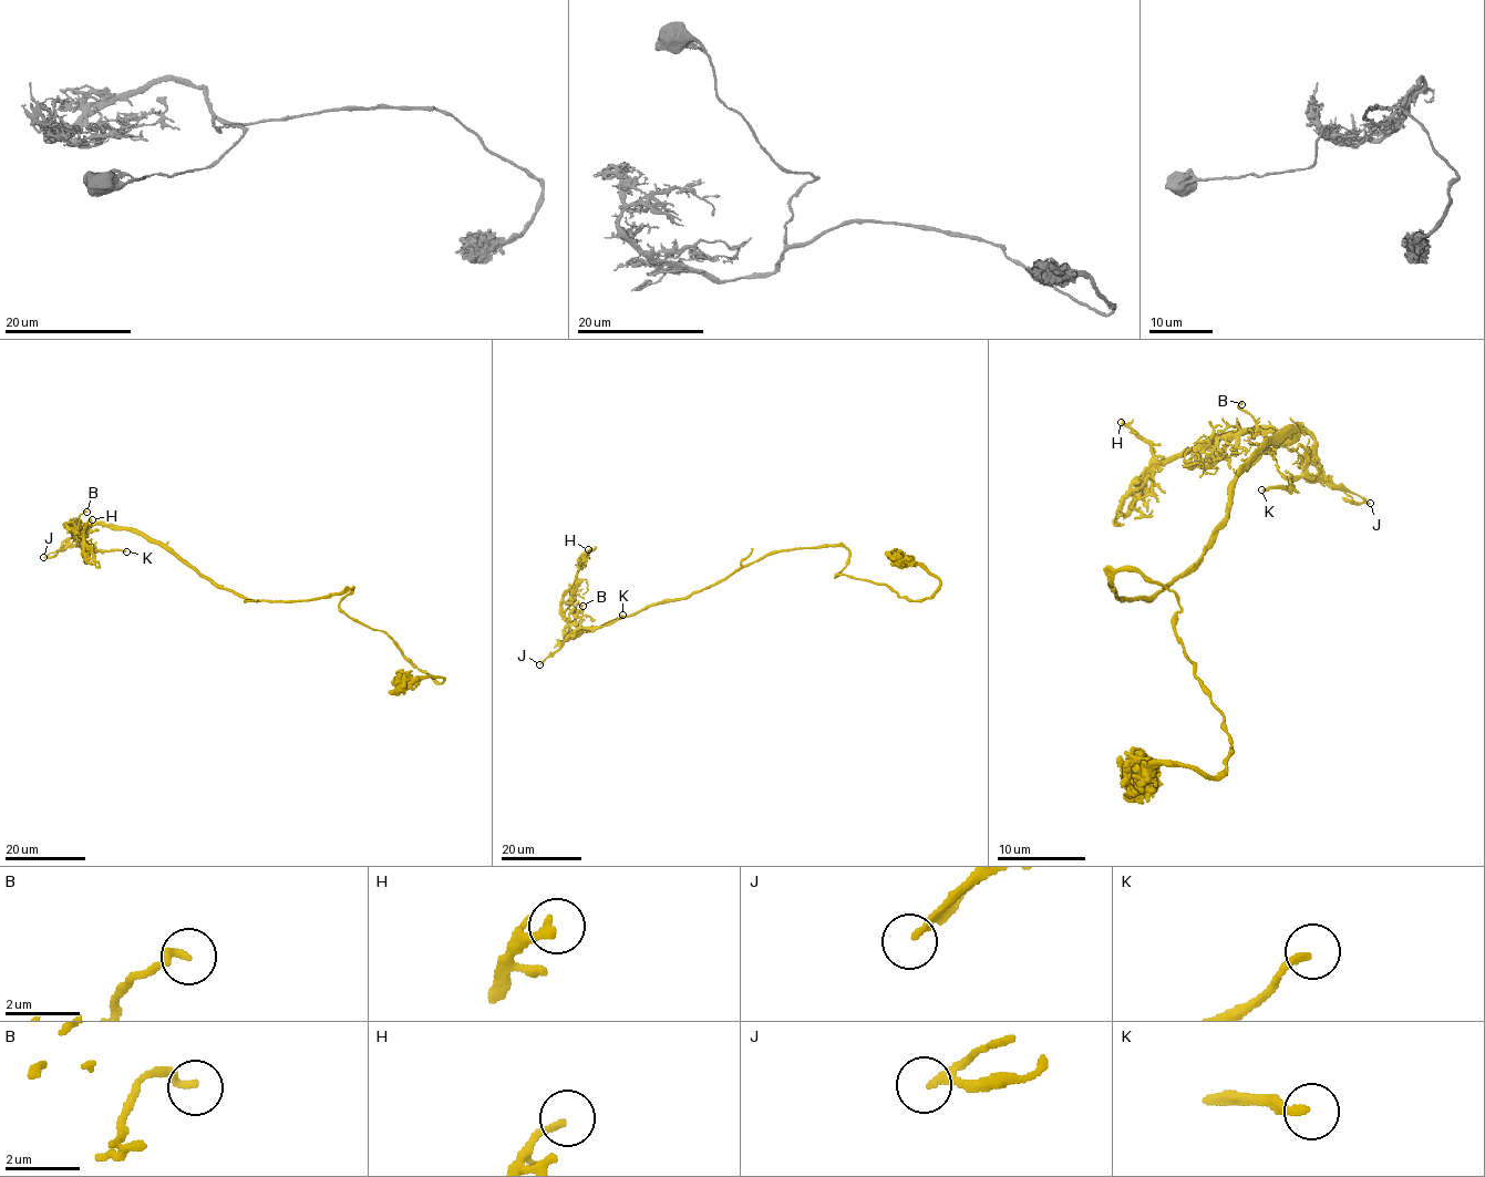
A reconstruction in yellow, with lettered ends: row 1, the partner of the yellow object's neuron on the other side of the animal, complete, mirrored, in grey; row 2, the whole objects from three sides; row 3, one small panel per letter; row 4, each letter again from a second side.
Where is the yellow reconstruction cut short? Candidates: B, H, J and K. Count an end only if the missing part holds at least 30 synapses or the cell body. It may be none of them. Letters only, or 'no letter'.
no letter

